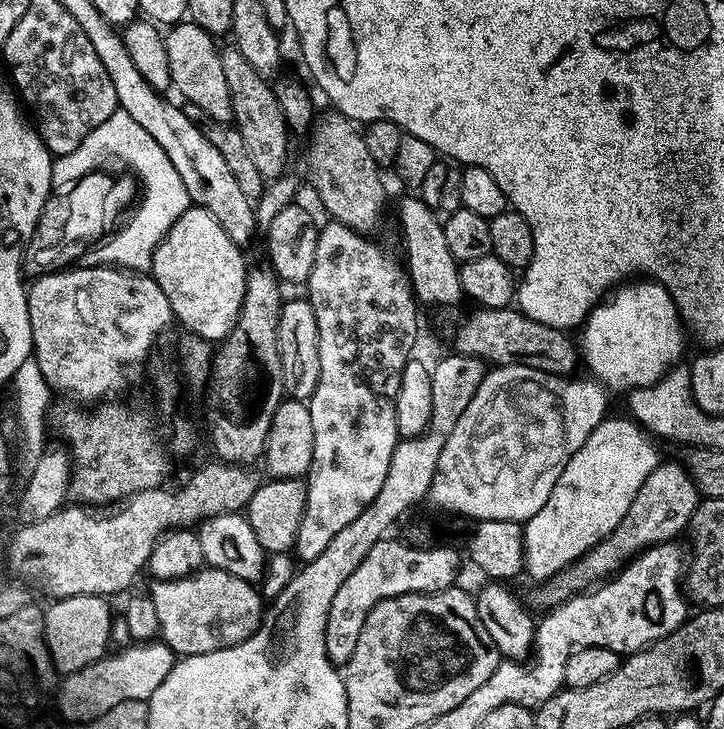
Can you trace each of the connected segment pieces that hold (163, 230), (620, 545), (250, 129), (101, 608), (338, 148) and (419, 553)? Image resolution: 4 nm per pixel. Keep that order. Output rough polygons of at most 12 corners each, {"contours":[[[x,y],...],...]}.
{"contours":[[[110,114],[52,167],[129,164],[140,187],[125,224],[82,268],[147,273],[190,206],[166,150]],[[683,463],[657,464],[606,539],[536,586],[563,604],[690,524]],[[220,52],[234,126],[265,182],[286,172],[290,129],[273,85]],[[61,596],[43,609],[53,669],[103,660],[114,623],[102,596]],[[332,110],[308,156],[335,223],[372,234],[382,169],[363,131]],[[380,540],[326,618],[337,666],[378,602],[457,583],[452,546]]]}

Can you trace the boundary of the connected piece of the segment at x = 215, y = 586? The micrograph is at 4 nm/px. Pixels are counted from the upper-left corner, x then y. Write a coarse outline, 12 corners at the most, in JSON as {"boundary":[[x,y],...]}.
{"boundary":[[217,568],[151,581],[178,656],[228,649],[264,621],[256,586]]}

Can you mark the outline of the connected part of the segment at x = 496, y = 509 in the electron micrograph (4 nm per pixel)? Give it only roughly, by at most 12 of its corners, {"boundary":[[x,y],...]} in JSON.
{"boundary":[[485,371],[430,500],[527,522],[605,419],[592,380]]}

